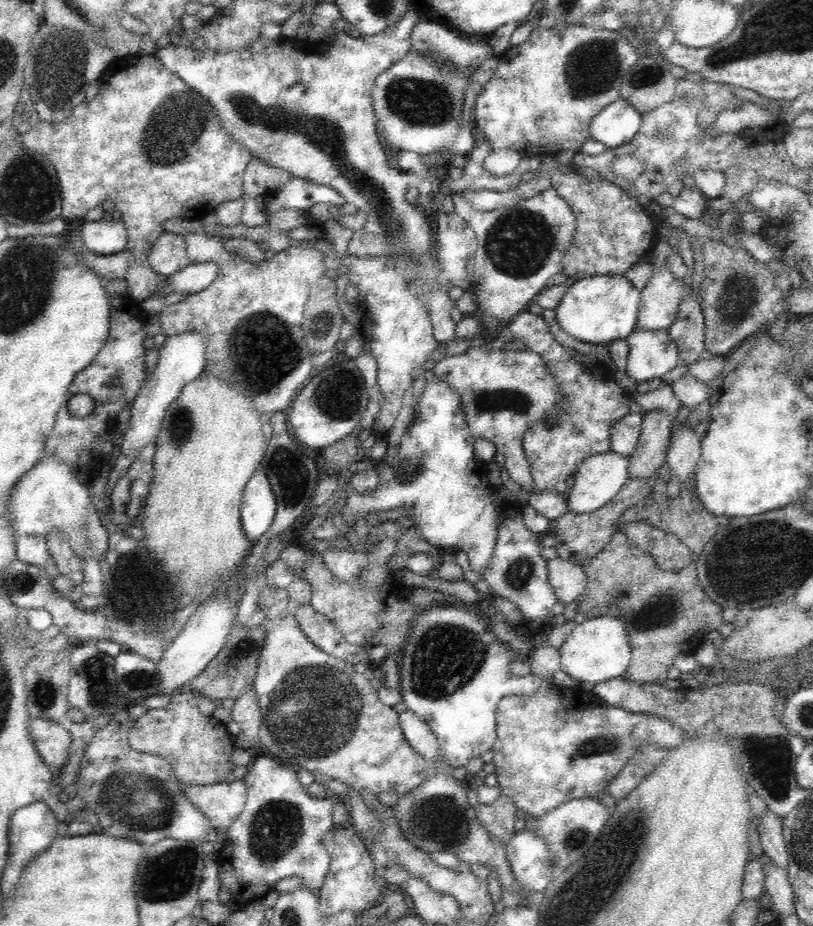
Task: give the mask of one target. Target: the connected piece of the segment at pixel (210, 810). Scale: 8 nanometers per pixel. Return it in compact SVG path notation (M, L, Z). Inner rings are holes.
M244 782L184 785L186 797L208 818L214 832L227 833L243 812L247 800Z

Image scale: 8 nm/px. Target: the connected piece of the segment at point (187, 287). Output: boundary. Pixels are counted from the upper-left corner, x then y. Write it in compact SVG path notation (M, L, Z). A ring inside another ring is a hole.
M213 262L189 263L182 270L176 270L172 276L168 276L173 292L181 292L183 295L191 295L205 289L218 272L218 265Z

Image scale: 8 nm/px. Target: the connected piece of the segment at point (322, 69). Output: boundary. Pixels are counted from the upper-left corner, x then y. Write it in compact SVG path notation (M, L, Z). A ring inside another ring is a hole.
M411 8L406 10L406 14L402 18L398 18L396 24L386 26L382 32L374 35L361 35L359 38L350 36L346 30L336 30L332 36L326 36L314 42L304 42L297 37L287 37L280 35L274 39L256 38L252 44L236 48L236 50L220 50L220 52L212 52L207 48L203 50L192 48L191 46L174 46L172 42L164 47L157 48L153 55L162 61L162 64L174 74L177 74L189 87L195 88L212 106L212 110L216 111L216 116L220 118L220 126L228 131L228 134L236 143L246 147L248 152L252 153L252 157L266 163L270 166L279 168L288 172L291 176L309 180L317 185L324 185L332 188L340 196L344 197L345 202L352 202L357 210L365 210L367 212L366 222L360 230L354 231L353 237L349 241L346 254L352 256L428 256L432 240L430 240L430 228L426 224L426 214L418 208L414 208L405 199L408 190L408 182L412 182L410 178L406 178L406 169L394 169L388 164L387 147L379 141L379 133L377 132L377 119L373 110L372 102L372 86L374 80L380 72L384 72L390 68L392 64L399 61L407 52L412 51L412 43L410 40L412 29L416 26L421 16Z

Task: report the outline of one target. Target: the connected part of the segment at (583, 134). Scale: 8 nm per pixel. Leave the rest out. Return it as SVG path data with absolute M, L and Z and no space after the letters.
M570 24L566 26L552 26L552 28L540 28L535 26L528 40L518 45L512 45L506 52L498 56L498 66L495 73L488 79L482 81L482 89L476 98L475 110L473 115L473 126L480 134L485 135L488 139L491 150L506 150L513 148L523 154L559 155L563 150L579 151L584 140L590 138L590 124L592 120L600 113L600 110L620 96L620 85L623 76L630 70L630 67L639 59L642 52L634 49L632 45L618 31L608 29L594 28L584 24Z

